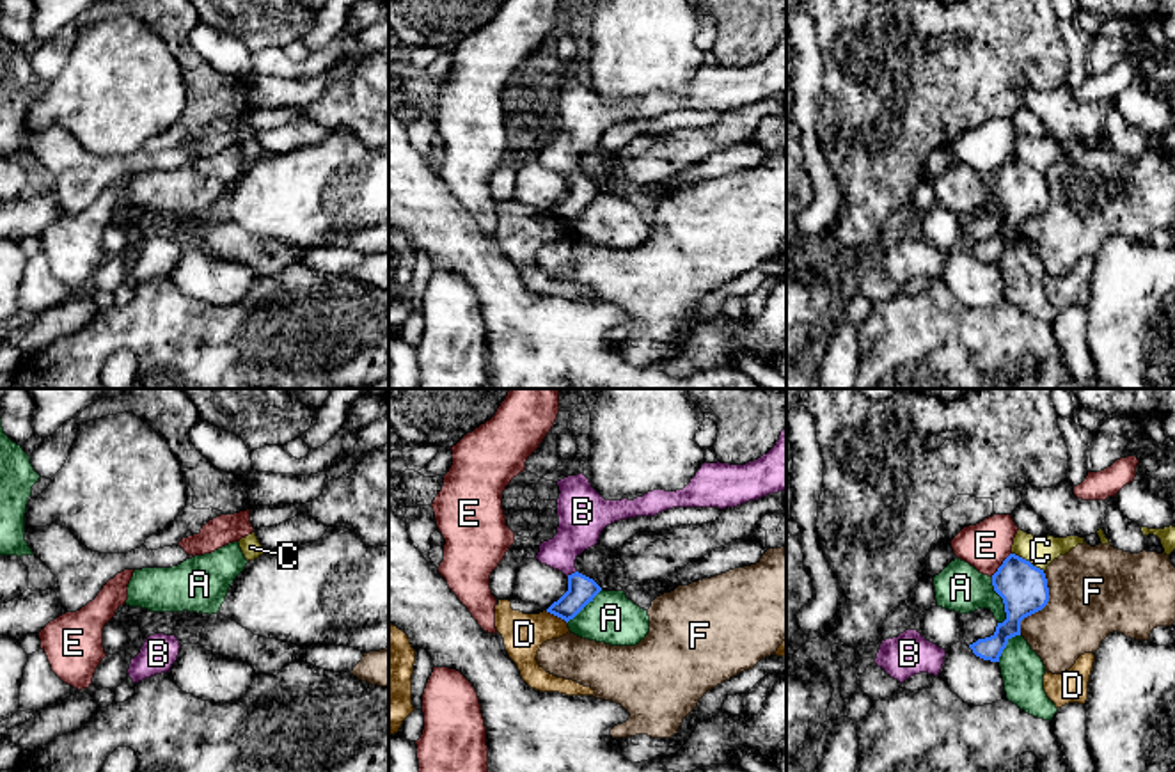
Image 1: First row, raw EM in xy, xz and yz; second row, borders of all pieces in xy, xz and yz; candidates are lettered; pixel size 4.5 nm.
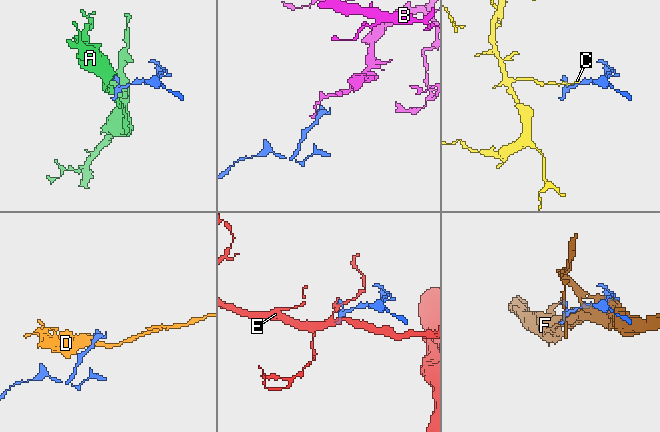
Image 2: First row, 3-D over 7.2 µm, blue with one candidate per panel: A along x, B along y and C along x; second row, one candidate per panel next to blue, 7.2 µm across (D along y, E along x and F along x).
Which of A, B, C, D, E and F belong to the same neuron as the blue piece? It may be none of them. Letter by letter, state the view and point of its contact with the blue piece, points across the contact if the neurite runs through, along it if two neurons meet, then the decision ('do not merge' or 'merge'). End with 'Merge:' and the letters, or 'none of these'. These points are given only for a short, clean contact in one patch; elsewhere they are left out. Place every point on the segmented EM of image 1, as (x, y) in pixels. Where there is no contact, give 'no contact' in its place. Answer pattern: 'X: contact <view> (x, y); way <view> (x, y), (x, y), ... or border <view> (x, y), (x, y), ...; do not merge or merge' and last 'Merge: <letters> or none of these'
A: contact yz (1003, 600); border yz (991, 577), (993, 590), (1003, 602), (1005, 620), (1001, 623); do not merge
B: contact xz (572, 574); way xz (581, 590), (572, 574), (568, 543), (581, 520); merge
C: contact yz (1028, 561); do not merge
D: contact xz (556, 614); do not merge
E: contact yz (1001, 565); do not merge
F: contact yz (1042, 607); do not merge
Merge: B

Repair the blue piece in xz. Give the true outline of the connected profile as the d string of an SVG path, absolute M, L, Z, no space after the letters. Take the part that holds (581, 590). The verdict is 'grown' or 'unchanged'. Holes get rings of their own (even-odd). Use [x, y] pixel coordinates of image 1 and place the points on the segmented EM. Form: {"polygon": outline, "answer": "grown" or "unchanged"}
{"polygon": "M786 428L781 431L776 445L761 458L749 461L745 465L729 463L703 463L696 476L683 490L666 492L653 490L637 497L634 500L605 500L589 483L584 474L568 476L557 481L559 499L557 499L557 516L559 527L557 534L540 545L536 559L554 570L563 571L568 577L568 591L554 602L547 612L564 619L566 623L573 619L593 598L602 591L602 587L589 577L582 575L575 568L575 559L588 548L595 547L600 540L602 531L619 520L635 516L655 516L662 511L673 508L737 508L749 500L758 500L770 493L786 490Z", "answer": "grown"}

